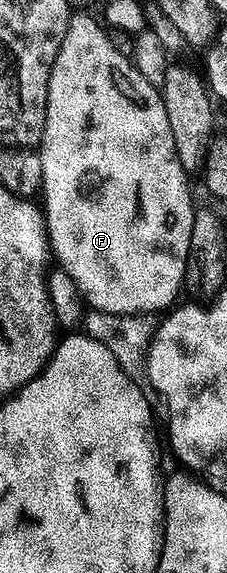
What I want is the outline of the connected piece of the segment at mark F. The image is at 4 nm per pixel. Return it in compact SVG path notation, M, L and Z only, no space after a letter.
M85 16L72 17L59 56L55 56L53 72L49 77L45 127L39 143L39 153L43 160L40 193L45 194L43 213L46 229L49 231L51 254L56 265L65 270L67 276L71 276L71 280L75 280L86 303L94 311L152 315L158 312L157 310L168 311L178 301L177 293L180 295L185 285L185 261L191 244L191 224L195 213L193 194L189 191L190 175L177 159L175 136L171 136L171 124L167 120L167 108L161 99L160 89L150 84L147 76L143 76L143 72L139 72L139 68L133 64L132 57L126 51L124 54L107 35L101 34L101 30L103 31L103 26L97 18L88 22Z

